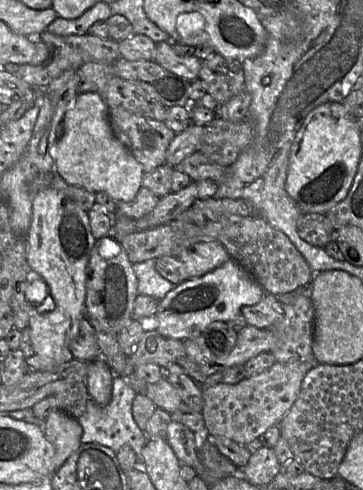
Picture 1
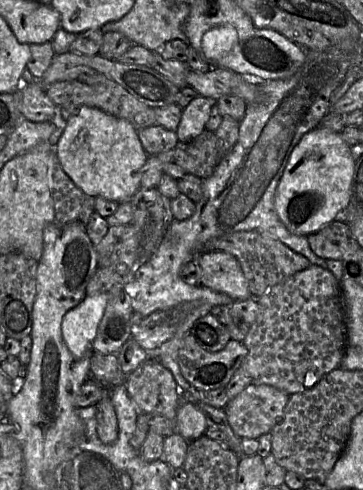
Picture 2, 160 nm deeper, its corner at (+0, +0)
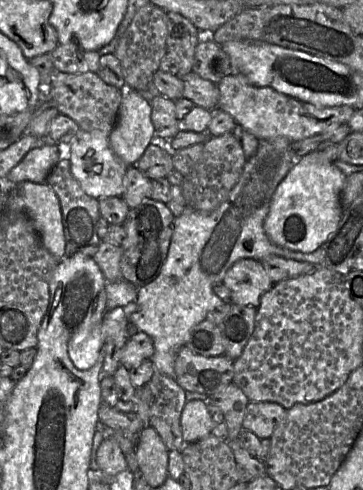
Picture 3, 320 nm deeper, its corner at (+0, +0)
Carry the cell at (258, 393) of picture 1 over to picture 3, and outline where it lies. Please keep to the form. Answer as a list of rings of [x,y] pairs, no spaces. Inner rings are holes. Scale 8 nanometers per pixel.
[[[249,402],[243,419],[243,429],[260,439],[271,438],[285,416],[286,409],[274,402]]]

